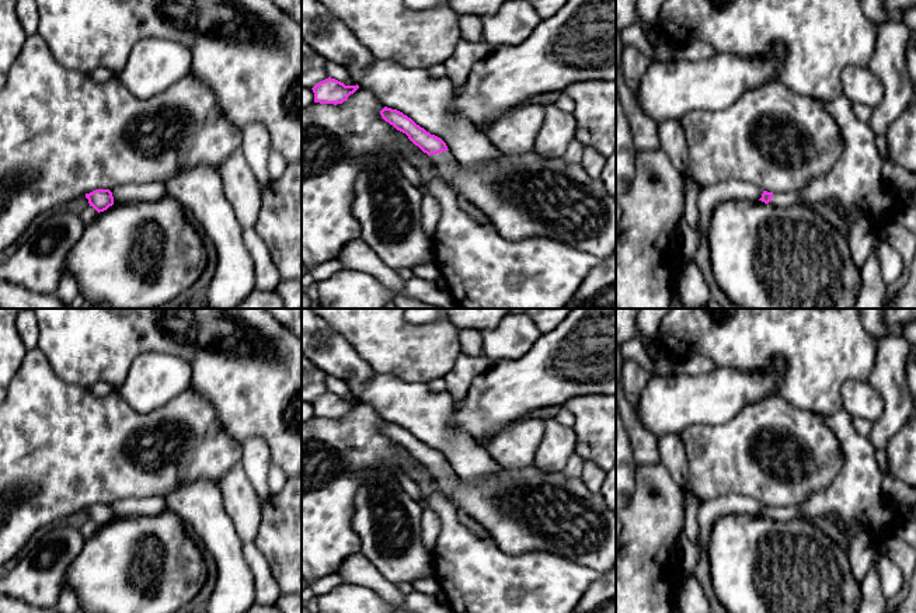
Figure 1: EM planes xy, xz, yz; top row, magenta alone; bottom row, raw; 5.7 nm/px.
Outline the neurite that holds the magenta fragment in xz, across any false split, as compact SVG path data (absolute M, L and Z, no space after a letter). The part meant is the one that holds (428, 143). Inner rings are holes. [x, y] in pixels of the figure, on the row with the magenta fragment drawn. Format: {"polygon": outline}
{"polygon": "M384 107L380 111L380 115L397 130L405 133L415 146L431 157L433 166L436 167L436 174L439 175L440 184L453 191L452 180L459 168L459 161L447 149L446 143L440 137L426 132L411 118L397 109Z"}

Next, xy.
{"polygon": "M95 189L90 194L86 194L90 206L93 206L98 213L107 210L114 205L114 196L109 189Z"}

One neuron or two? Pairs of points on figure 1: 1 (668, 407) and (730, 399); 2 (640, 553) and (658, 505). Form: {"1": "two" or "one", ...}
{"1": "one", "2": "one"}

